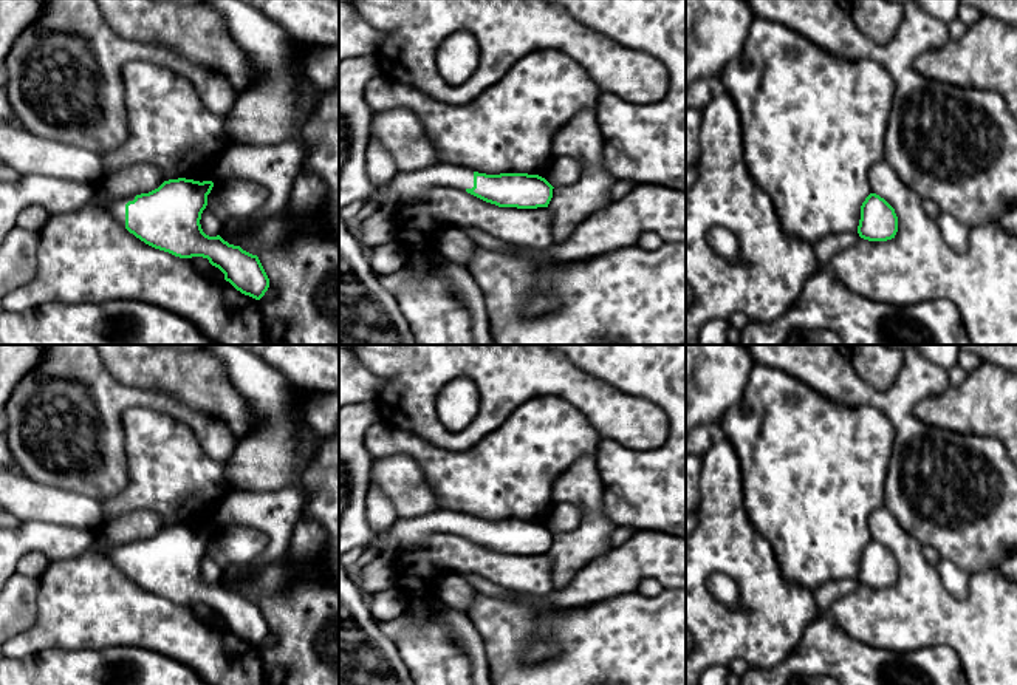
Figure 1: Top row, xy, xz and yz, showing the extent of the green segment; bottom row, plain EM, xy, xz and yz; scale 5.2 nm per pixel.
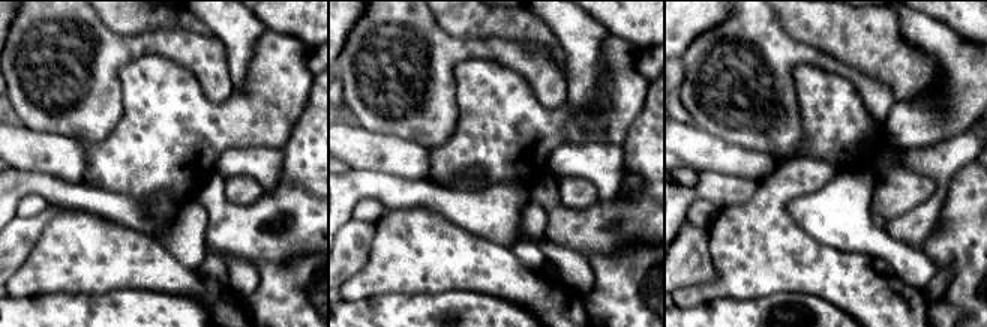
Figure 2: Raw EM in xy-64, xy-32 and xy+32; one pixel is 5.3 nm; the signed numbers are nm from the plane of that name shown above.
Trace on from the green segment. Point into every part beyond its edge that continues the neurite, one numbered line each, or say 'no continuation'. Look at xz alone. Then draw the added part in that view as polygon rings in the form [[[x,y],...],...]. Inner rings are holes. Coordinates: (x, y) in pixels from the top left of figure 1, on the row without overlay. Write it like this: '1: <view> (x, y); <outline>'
1: xz (404, 534); [[[438,509],[413,518],[396,518],[382,537],[381,557],[393,564],[402,550],[424,544],[432,533],[472,535],[474,516]]]

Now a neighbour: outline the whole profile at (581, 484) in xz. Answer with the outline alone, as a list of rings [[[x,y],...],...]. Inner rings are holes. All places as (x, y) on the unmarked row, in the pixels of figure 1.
[[[596,455],[579,458],[553,484],[556,503],[573,504],[585,512],[577,529],[553,535],[548,555],[553,560],[554,589],[567,588],[584,567],[613,549],[610,535],[616,526],[602,513],[602,493]]]

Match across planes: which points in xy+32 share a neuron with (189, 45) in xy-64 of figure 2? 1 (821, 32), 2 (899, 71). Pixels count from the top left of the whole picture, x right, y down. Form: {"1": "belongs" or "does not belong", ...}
{"1": "does not belong", "2": "does not belong"}

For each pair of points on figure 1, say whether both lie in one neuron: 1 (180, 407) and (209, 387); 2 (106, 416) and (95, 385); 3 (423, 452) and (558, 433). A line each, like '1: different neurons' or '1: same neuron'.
1: different neurons
2: same neuron
3: same neuron

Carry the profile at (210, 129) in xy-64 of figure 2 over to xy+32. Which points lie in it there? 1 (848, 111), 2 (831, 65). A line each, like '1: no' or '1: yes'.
1: yes
2: no

